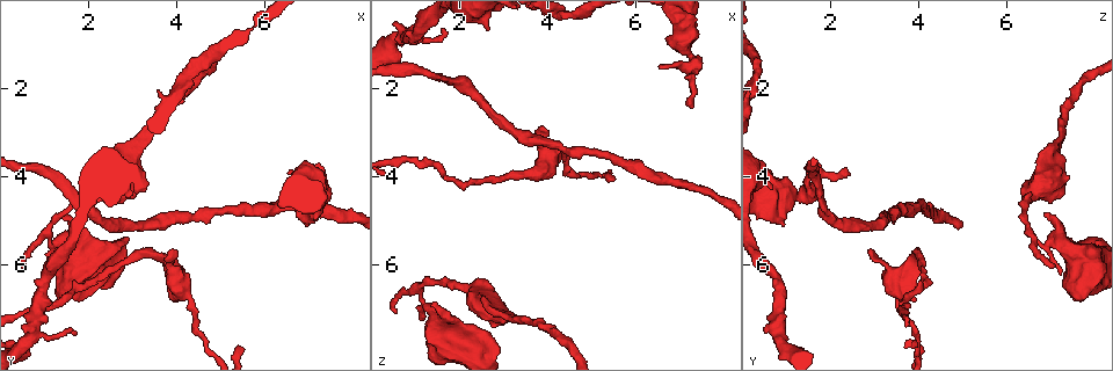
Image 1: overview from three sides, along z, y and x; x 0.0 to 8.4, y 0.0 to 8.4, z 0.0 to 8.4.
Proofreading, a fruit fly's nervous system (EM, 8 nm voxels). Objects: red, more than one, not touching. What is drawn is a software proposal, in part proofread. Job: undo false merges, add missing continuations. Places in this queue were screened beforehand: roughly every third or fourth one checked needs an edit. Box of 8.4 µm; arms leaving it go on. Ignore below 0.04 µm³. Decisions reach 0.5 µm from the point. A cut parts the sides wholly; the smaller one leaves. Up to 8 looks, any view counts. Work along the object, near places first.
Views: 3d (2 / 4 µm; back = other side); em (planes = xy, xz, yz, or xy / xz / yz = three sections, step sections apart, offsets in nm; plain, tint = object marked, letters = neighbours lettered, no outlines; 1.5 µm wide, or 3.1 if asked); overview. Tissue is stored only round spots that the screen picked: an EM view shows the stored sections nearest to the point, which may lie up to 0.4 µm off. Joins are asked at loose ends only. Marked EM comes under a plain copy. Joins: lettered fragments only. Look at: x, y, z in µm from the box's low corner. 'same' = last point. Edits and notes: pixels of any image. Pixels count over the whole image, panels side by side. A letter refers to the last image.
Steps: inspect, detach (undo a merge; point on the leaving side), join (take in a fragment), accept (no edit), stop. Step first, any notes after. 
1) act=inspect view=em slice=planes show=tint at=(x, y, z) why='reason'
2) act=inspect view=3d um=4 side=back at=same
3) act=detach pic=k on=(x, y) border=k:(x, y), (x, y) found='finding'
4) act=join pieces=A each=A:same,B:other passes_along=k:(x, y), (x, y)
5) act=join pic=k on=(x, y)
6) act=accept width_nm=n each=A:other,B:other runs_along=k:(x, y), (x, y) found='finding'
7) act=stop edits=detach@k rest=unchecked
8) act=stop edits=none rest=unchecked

act=inspect view=em slice=xz step=8 show=letters at=(1.65, 7.55, 0.70) why='thin end'

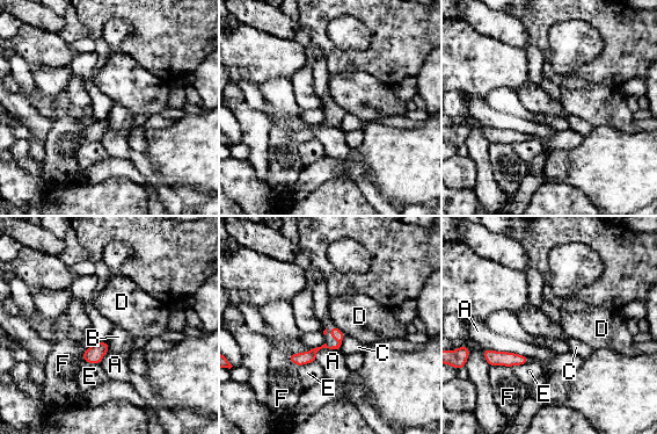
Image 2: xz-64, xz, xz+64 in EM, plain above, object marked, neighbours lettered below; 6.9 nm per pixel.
act=accept each=A:other,B:other,C:other,D:other,E:other,F:other border=2:(334, 324), (345, 334) found='none of them fits'

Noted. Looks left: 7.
act=inspect view=3d um=4 at=(3.80, 5.65, 2.90) why='thin end'

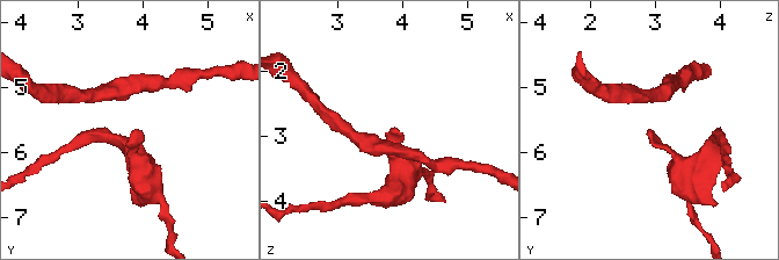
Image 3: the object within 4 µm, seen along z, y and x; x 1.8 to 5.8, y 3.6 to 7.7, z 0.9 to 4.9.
act=inspect view=em slice=planes show=letters at=(3.85, 5.65, 2.90) why='need the tissue'

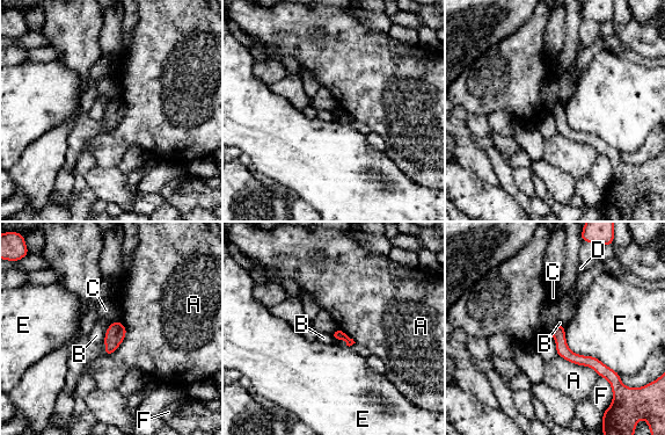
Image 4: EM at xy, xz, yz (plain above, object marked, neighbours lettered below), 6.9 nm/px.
act=accept width_nm=70 each=A:other,B:other,C:other,D:other,E:other,F:other border=4:(558, 323), (550, 334) found='no lettered fragment goes on from it'

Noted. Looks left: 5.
act=inspect view=3d um=4 at=(7.25, 3.95, 2.40) why='thin end'

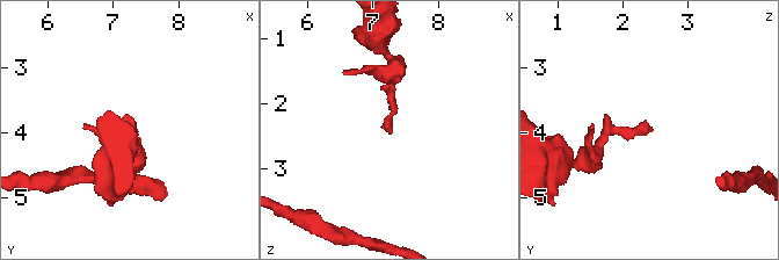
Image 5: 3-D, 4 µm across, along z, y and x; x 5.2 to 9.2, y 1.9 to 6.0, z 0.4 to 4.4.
act=inspect view=em slice=planes show=letters at=(7.30, 3.95, 2.40)

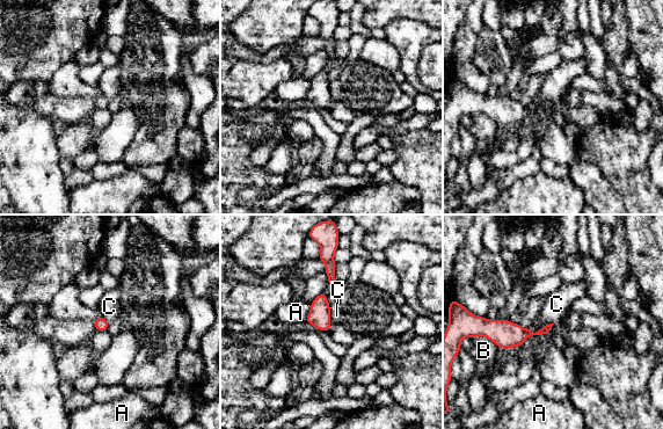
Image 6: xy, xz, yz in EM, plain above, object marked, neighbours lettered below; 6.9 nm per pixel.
act=accept each=A:other,B:other,C:other border=6:(553, 322), (537, 331), (527, 327) found='none of them fits'

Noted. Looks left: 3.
act=stop edits=none rest=unchecked

